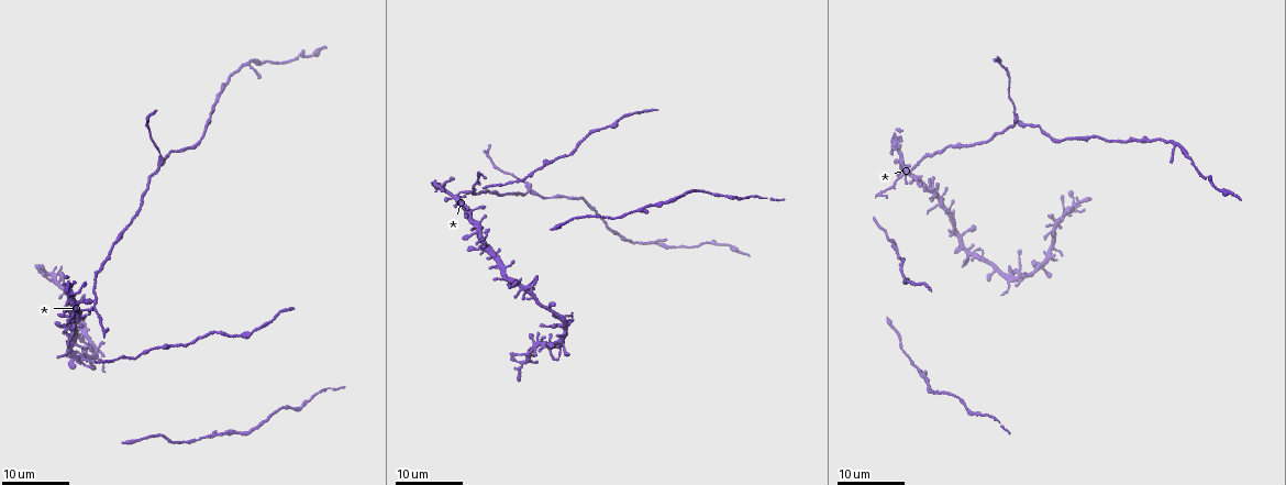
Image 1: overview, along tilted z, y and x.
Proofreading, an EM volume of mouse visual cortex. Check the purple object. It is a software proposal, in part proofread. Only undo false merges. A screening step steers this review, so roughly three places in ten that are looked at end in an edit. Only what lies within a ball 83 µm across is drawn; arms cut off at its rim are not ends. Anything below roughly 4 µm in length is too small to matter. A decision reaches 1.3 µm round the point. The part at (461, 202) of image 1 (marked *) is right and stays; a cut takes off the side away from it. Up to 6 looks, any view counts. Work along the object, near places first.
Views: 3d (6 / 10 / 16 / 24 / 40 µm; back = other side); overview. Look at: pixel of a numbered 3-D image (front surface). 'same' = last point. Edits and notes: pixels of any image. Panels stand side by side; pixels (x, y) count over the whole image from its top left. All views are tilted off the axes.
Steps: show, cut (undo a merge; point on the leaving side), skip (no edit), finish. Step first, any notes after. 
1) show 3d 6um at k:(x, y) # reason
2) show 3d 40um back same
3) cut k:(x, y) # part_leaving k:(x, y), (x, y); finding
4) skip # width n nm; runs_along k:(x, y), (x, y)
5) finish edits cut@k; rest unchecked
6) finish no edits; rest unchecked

show 3d 24um at 1:(1020, 123) # branch point

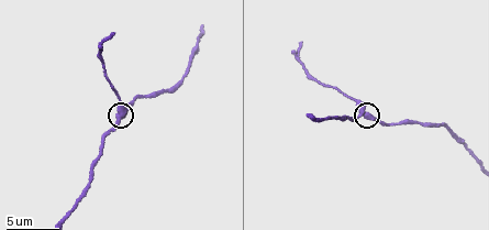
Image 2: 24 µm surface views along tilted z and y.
show 3d 10um at 2:(118, 114) # zoom in

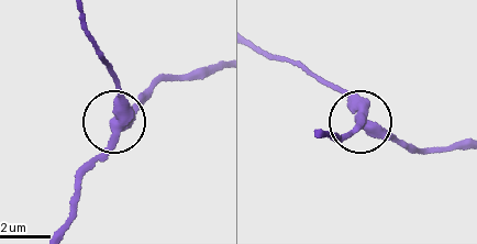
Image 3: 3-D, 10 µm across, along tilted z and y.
skip # side_arm 13 um; arms 3; one neuron here

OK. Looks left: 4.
show 3d 24um at 1:(526, 289) # arms run side by side

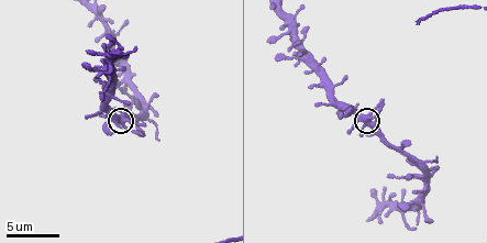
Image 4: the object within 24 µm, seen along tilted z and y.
show 3d 6um at 4:(368, 118)

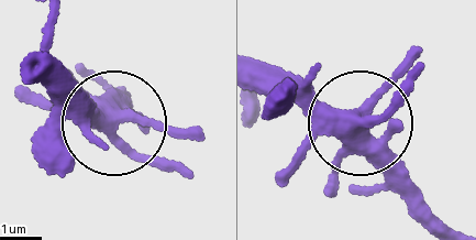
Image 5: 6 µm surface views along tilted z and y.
skip # width 360 nm; all the same neuron

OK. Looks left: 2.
show 3d 24um at 1:(251, 59)

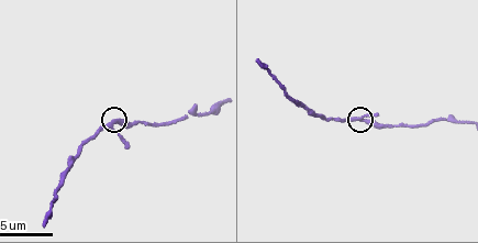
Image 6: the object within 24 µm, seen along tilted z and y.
show 3d 6um at 6:(117, 123)

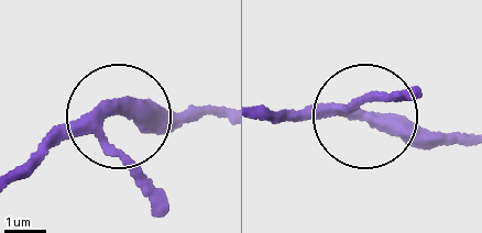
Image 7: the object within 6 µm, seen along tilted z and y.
skip # runs_along 7:(19, 176), (47, 147), (116, 114), (185, 120); one neuron here

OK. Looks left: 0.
finish no edits; rest unchecked

